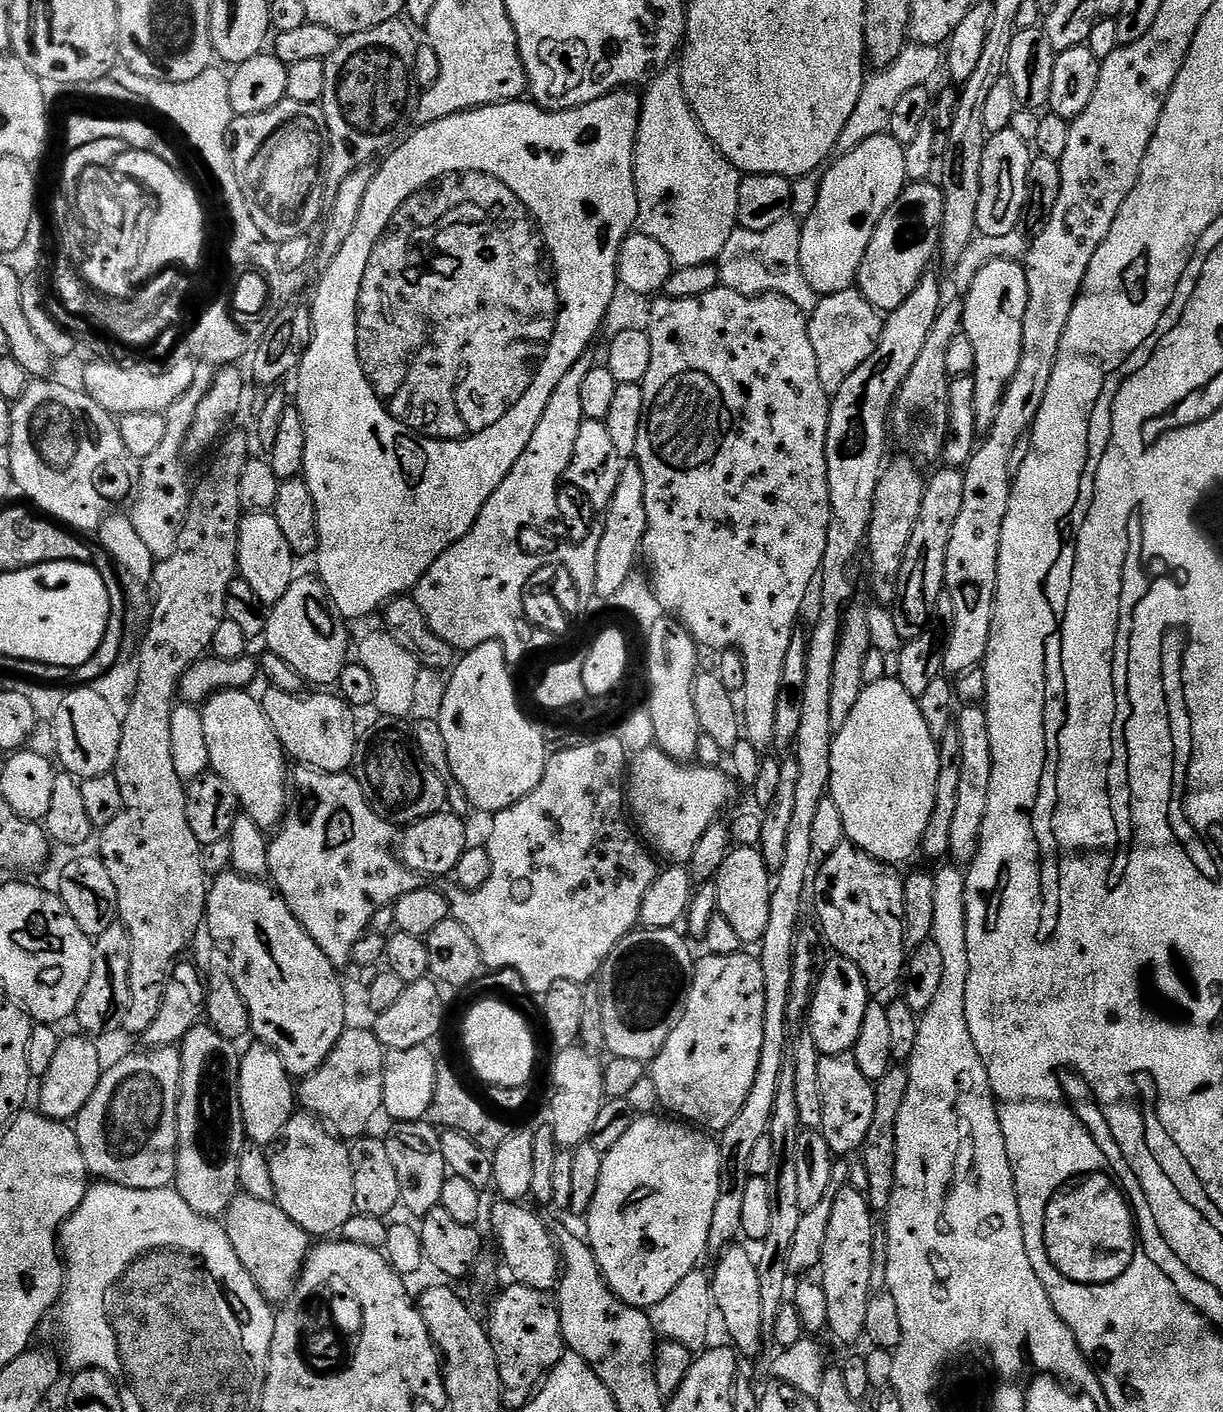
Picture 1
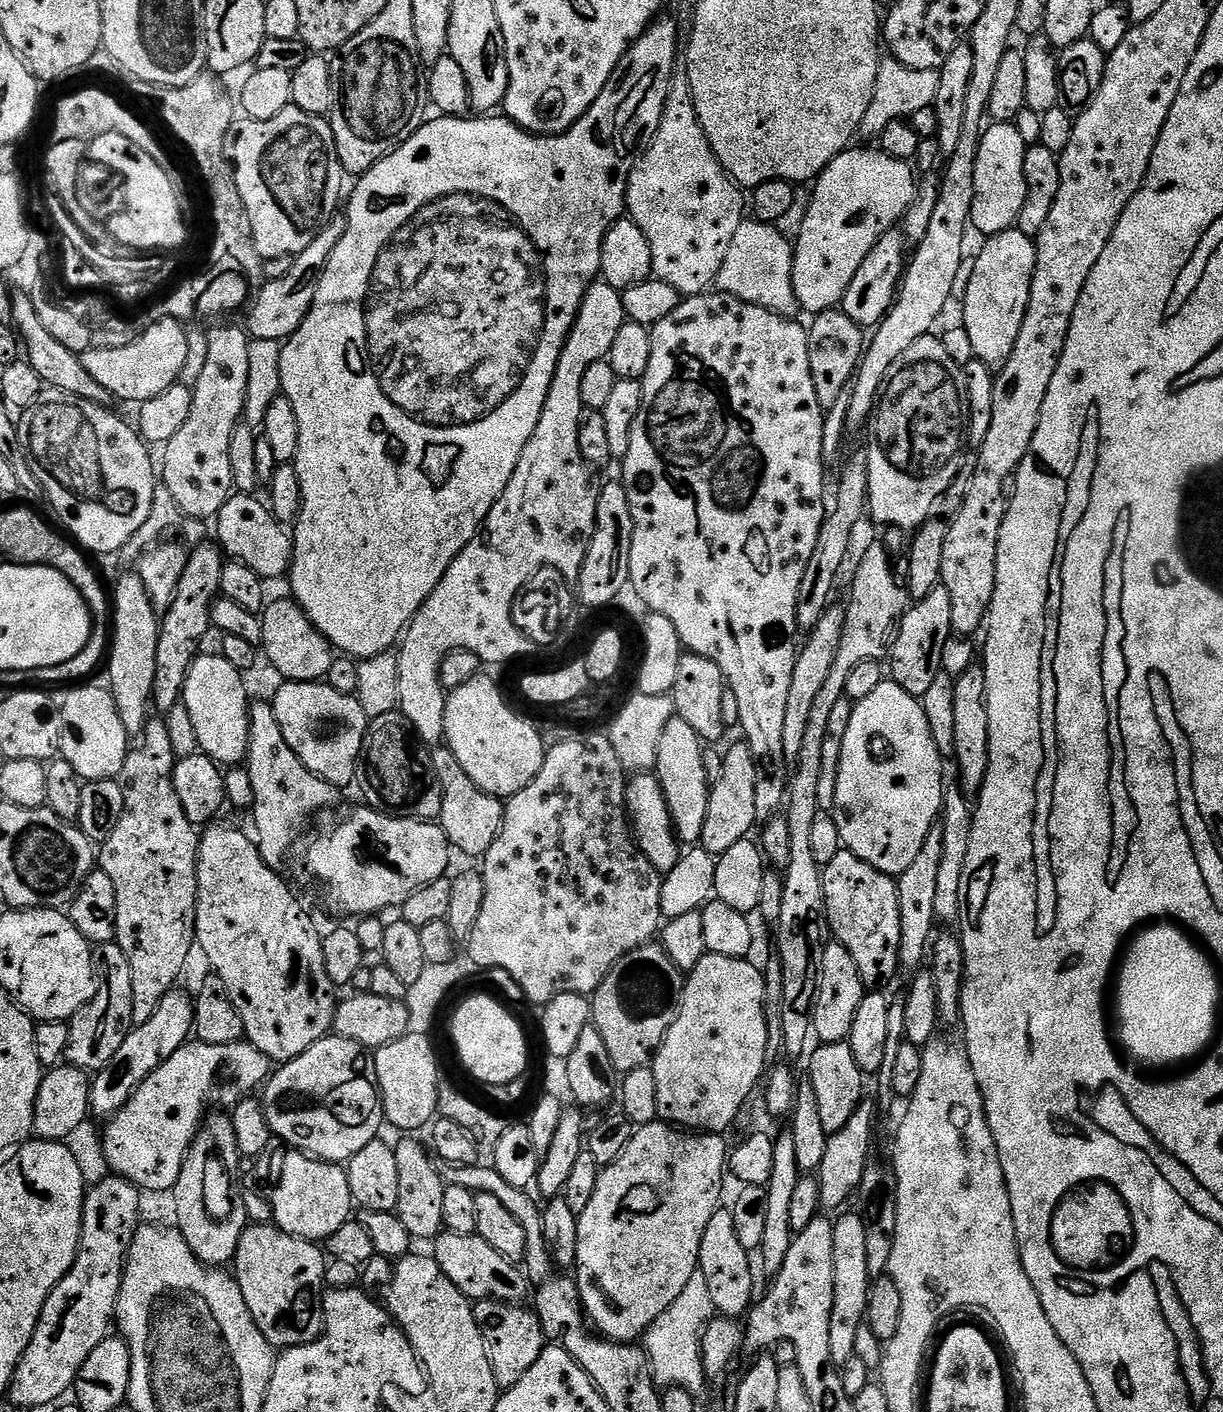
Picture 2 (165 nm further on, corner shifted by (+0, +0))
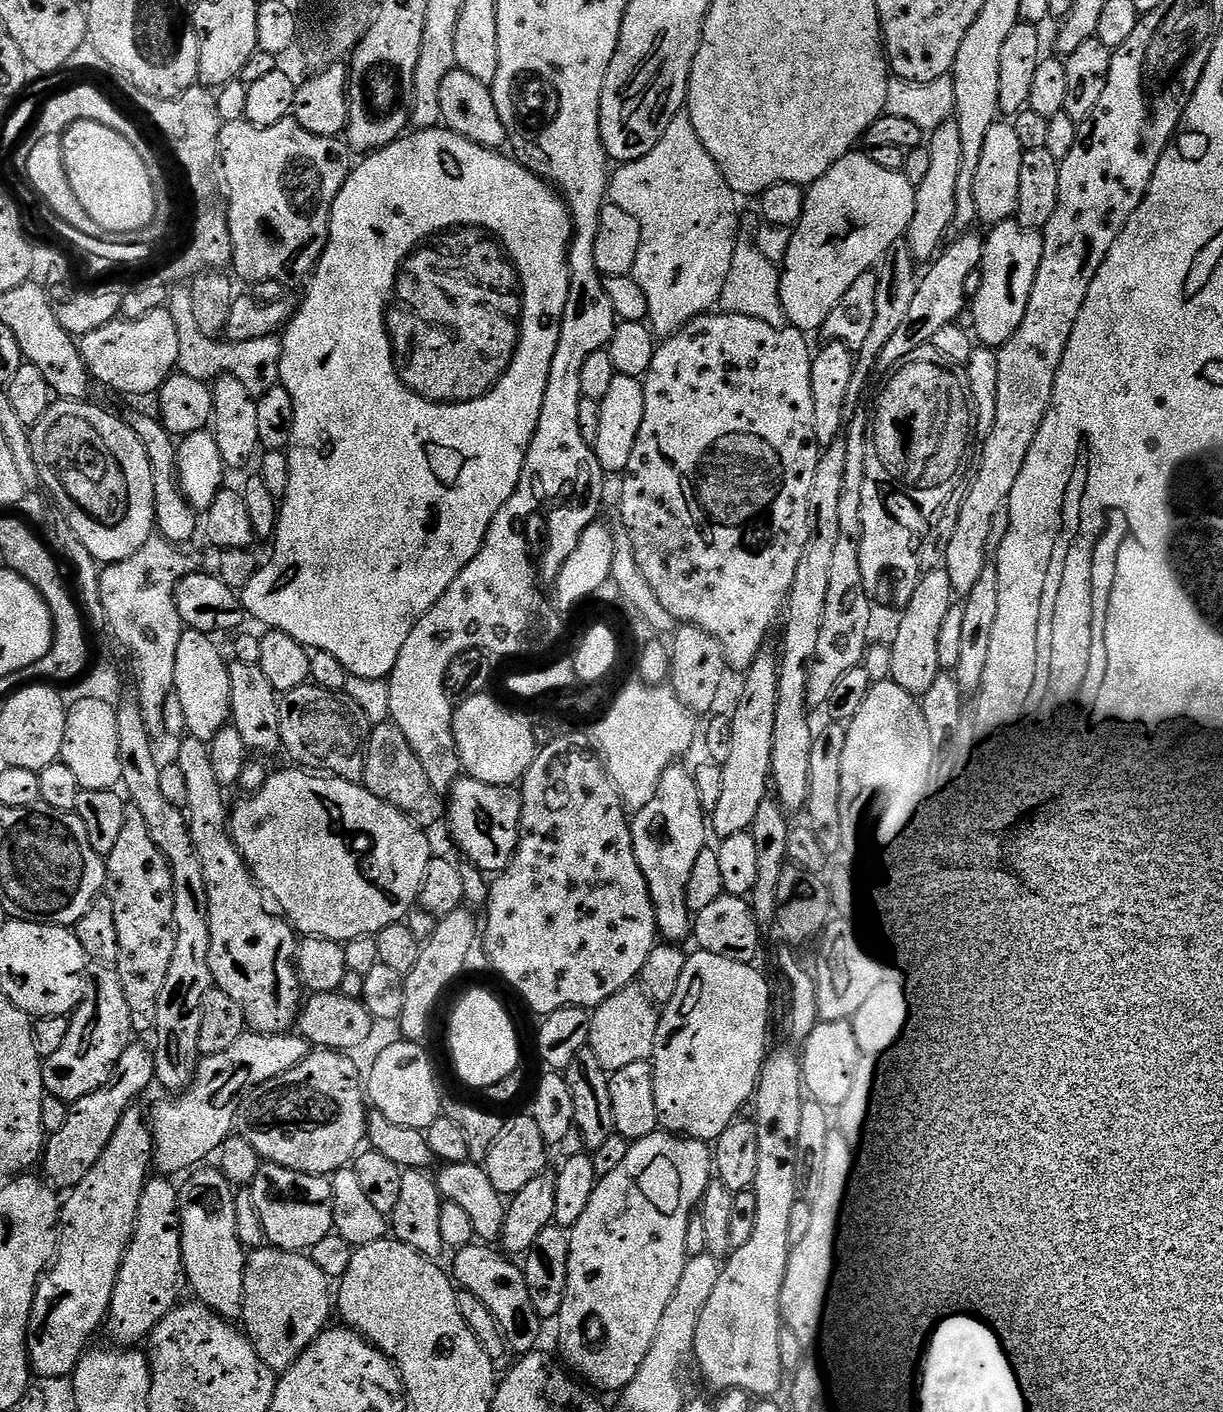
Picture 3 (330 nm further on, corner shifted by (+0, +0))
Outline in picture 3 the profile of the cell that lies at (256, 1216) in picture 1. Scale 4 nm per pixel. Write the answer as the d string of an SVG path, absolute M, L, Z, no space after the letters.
M271 1246L247 1253L242 1324L254 1350L273 1372L287 1372L329 1327L328 1315L334 1312L334 1292L328 1287L328 1276L314 1266L311 1255Z

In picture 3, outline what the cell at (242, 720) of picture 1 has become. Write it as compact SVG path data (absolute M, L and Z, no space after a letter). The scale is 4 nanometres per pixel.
M186 630L178 642L178 659L174 666L175 691L186 713L187 735L211 742L218 730L229 727L232 718L229 661L224 660L213 637L206 632Z

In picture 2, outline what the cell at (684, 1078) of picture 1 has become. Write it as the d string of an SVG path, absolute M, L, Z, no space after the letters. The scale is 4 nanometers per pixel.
M706 954L698 966L687 973L674 1022L650 1065L654 1082L658 1082L658 1117L663 1123L700 1134L727 1133L727 1128L739 1118L744 1103L751 1098L756 1083L757 1088L761 1083L766 1072L764 1063L770 1059L764 1013L766 976L752 962L748 958L739 960Z

